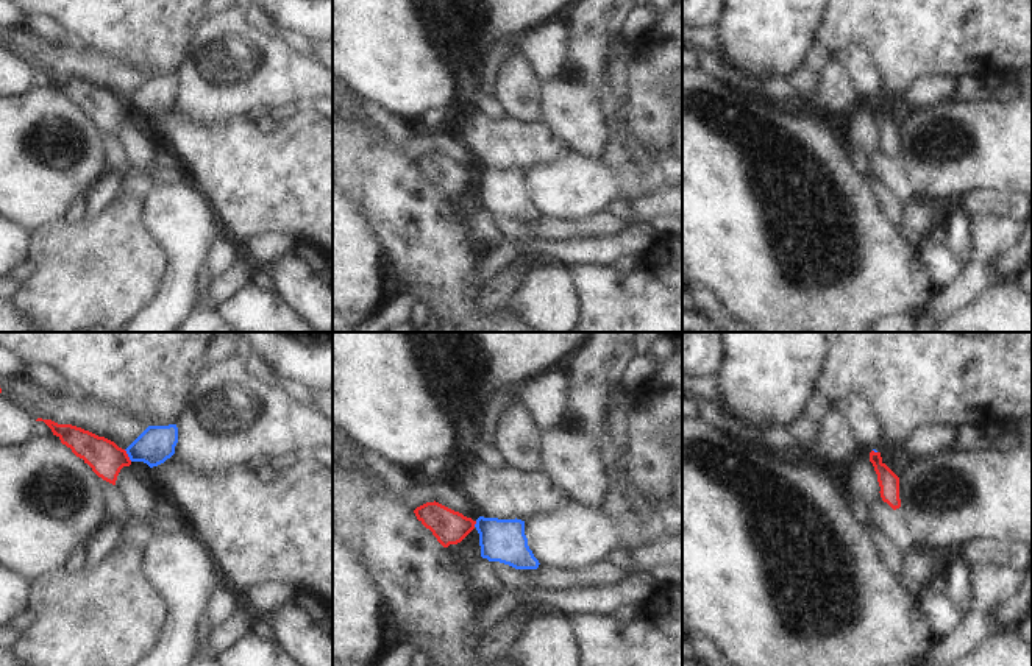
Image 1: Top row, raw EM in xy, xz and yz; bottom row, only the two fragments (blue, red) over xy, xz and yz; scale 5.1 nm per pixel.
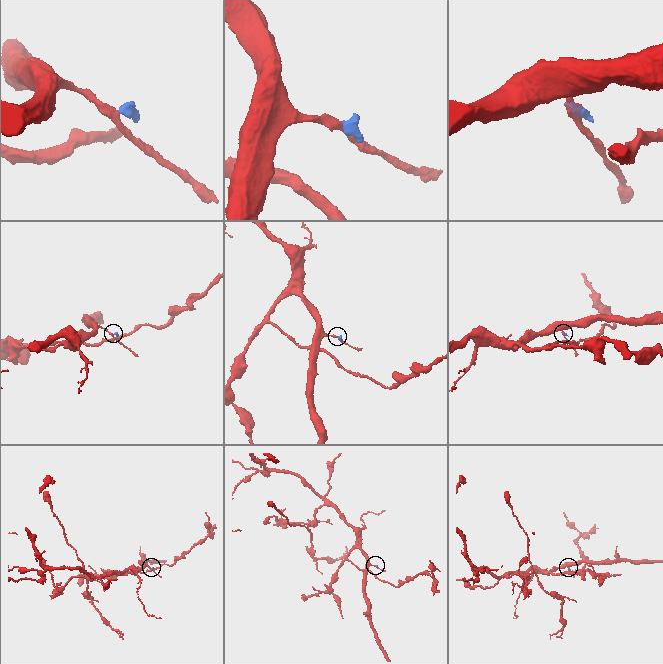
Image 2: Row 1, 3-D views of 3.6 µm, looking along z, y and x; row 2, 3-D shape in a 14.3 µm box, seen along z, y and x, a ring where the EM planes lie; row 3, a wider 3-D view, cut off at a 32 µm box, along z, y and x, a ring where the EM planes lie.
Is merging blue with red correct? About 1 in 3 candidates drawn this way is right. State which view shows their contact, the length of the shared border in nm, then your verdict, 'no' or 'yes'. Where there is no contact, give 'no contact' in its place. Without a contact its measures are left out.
xy | 80 nm | no

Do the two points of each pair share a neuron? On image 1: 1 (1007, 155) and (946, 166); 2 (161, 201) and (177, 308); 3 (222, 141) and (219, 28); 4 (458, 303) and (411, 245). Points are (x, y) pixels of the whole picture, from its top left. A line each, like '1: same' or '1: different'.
1: same
2: same
3: different
4: same

